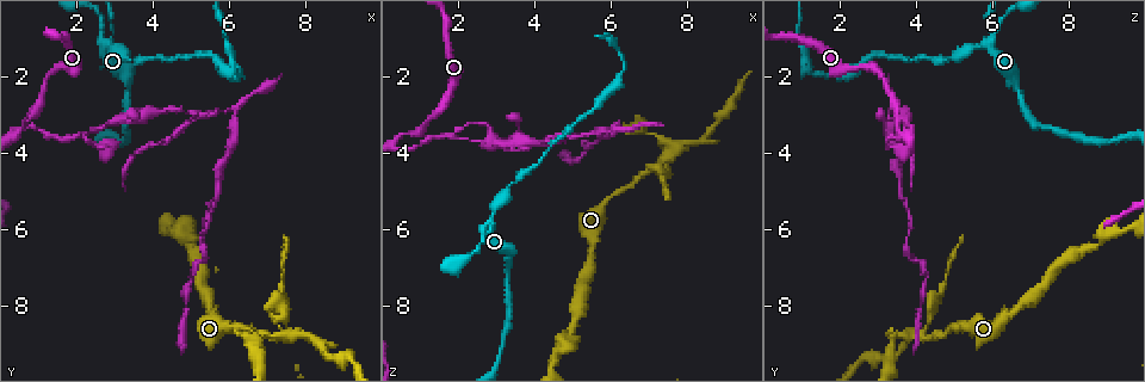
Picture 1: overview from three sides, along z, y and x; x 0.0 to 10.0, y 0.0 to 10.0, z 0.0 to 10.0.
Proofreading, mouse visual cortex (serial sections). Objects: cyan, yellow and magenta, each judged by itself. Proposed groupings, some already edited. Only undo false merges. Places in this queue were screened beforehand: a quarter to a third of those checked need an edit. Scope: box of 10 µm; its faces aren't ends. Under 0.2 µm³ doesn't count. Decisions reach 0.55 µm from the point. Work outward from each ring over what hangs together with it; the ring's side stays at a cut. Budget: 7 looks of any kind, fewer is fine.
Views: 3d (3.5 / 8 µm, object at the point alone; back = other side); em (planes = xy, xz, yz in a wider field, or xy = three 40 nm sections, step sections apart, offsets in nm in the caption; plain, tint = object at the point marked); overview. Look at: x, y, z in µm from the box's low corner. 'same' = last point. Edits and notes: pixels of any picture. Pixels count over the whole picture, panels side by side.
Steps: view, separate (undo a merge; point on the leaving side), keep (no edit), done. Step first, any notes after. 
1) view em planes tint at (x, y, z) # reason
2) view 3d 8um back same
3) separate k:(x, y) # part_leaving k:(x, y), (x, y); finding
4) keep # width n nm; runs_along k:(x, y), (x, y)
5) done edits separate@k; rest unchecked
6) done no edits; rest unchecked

view 3d 3.5um at (2.95, 0.70, 5.95) # thin neck

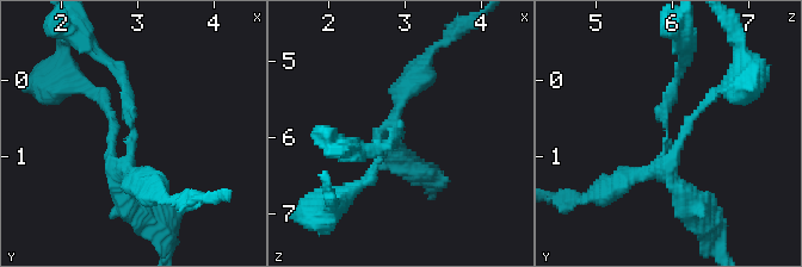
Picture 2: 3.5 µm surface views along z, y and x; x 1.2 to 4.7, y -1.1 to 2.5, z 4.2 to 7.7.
view em xy step 5 tint at (2.95, 0.65, 5.95)

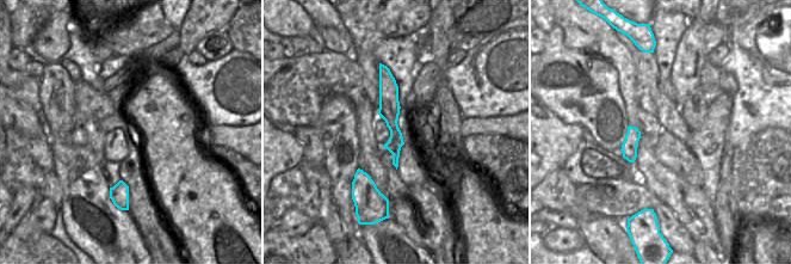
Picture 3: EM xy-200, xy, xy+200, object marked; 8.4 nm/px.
separate 2:(125, 99) # part_leaving 2:(134, 136), (130, 100), (118, 81); a second cell is stuck on

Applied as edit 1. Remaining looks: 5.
view overview

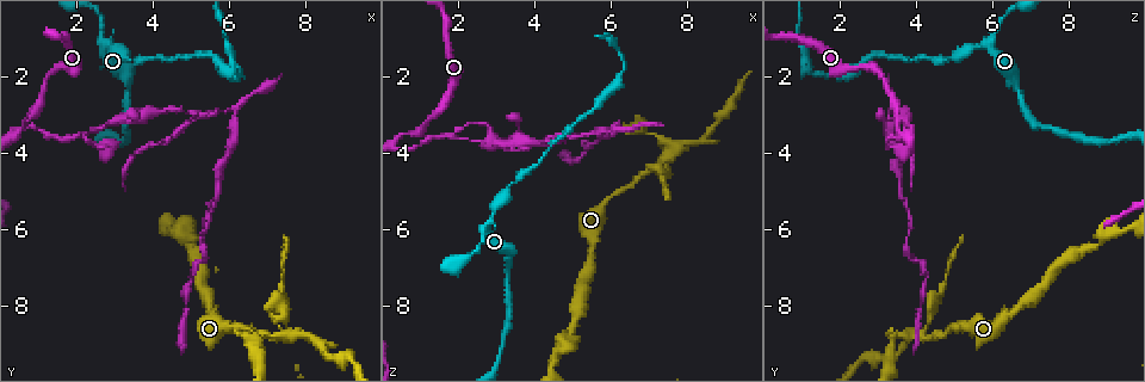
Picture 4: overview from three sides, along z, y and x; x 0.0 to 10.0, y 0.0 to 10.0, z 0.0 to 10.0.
view 3d 3.5um at (5.00, 6.40, 8.80) # a narrow waist

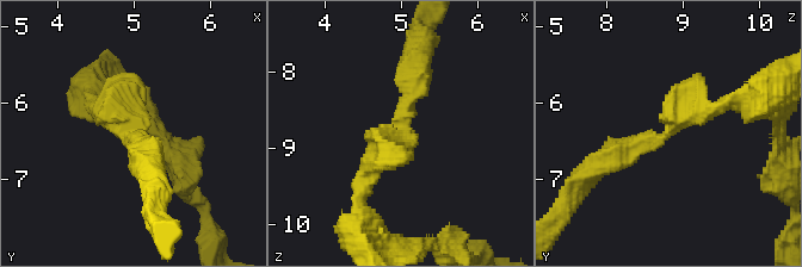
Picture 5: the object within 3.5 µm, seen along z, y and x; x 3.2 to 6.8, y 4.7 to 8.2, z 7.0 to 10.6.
view em xy step 5 tint at (5.00, 6.35, 8.85)

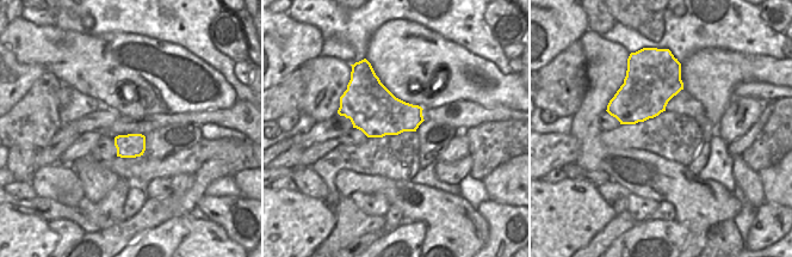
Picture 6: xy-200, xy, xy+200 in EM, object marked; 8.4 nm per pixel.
keep # runs_along 5:(605, 163), (725, 104); all the same cell

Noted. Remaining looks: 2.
done edits separate@2; rest unchecked

